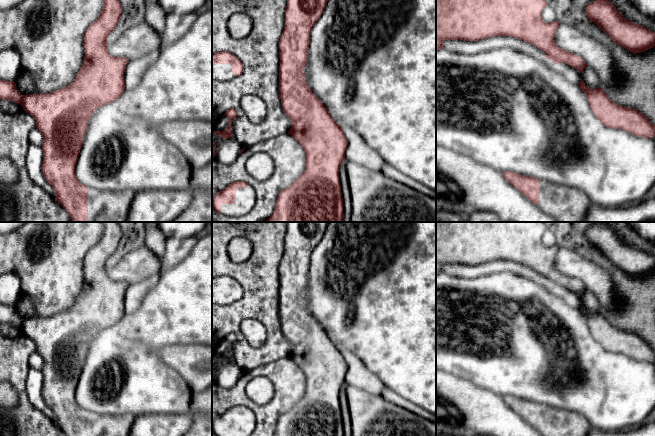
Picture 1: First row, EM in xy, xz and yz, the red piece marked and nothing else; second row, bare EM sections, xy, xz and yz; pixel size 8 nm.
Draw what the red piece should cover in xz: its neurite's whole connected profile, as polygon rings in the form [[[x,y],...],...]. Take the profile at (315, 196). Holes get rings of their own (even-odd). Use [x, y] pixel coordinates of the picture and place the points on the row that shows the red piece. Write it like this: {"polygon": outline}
{"polygon": [[[287,0],[285,26],[279,40],[280,99],[284,112],[292,121],[288,133],[305,151],[306,168],[288,188],[279,192],[274,212],[265,222],[342,222],[343,198],[339,169],[344,160],[381,171],[388,178],[422,194],[428,195],[431,190],[385,162],[351,127],[342,128],[308,86],[304,67],[308,62],[310,33],[324,12],[327,1]]]}

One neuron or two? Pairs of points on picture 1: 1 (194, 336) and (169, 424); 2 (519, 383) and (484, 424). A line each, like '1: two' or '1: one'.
1: two
2: two

